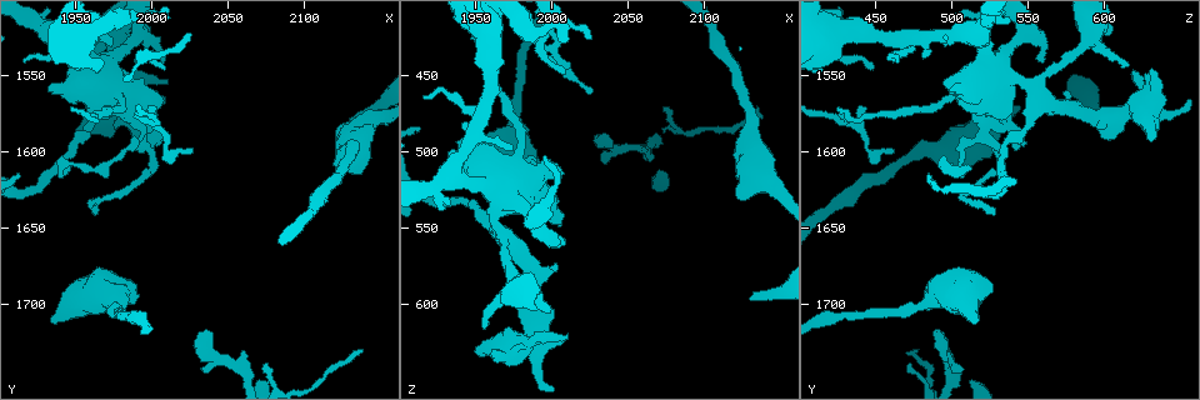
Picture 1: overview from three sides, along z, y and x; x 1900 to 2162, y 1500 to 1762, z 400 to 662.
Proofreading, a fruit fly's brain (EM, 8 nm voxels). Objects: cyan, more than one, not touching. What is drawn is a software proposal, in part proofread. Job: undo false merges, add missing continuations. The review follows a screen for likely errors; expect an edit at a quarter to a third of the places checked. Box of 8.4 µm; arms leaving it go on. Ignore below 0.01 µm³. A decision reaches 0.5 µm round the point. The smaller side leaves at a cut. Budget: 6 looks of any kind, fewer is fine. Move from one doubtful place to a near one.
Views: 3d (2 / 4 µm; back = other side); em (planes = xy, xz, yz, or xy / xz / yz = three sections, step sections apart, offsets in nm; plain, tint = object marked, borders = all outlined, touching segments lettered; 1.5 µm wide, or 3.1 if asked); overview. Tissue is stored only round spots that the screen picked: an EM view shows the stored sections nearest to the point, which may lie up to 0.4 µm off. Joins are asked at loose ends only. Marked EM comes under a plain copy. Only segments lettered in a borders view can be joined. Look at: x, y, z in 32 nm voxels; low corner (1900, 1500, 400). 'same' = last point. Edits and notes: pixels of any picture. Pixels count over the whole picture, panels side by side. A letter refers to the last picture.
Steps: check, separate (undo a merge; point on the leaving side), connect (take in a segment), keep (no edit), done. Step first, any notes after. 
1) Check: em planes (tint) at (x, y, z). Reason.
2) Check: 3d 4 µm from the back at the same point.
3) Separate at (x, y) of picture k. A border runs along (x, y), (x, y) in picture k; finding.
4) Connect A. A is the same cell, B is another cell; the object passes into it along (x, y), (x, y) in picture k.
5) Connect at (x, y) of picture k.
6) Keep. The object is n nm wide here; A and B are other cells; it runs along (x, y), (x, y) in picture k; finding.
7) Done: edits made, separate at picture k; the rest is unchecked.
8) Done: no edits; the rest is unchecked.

Check: em planes (borders) at (1990, 1524, 544). Sharp bend.

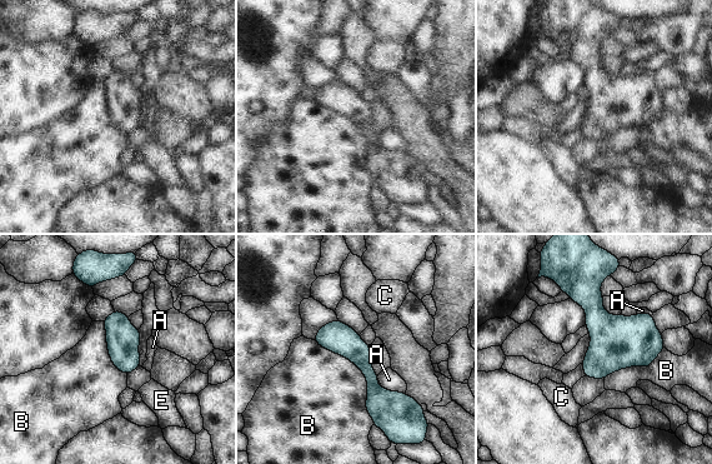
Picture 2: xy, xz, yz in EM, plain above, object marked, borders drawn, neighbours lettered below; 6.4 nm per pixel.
Keep. A, B, C and E are other cells; a border runs along (314, 340), (360, 369), (374, 424) in picture 2; all the same cell.

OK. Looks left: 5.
Check: 3d 2 µm from the back at (2008, 1546, 448). Tapers out.

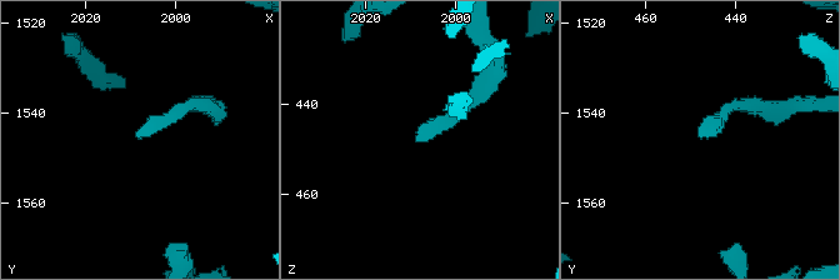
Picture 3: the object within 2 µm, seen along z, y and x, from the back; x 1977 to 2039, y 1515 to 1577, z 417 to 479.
Check: em yz step 8 (tint) at (2009, 1546, 447). Shape alone is not enough.

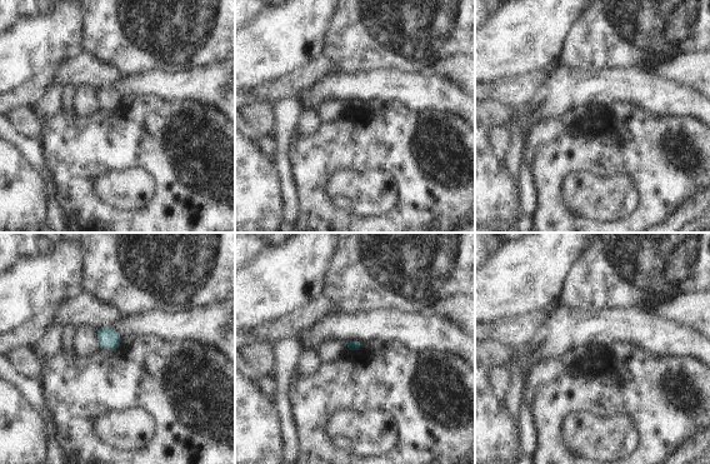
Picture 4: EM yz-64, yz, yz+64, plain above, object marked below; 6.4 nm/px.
Check: em yz step 8 (borders) at the same point.

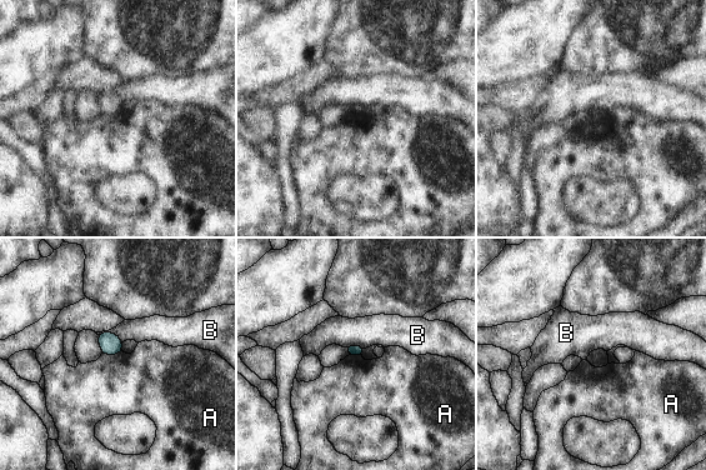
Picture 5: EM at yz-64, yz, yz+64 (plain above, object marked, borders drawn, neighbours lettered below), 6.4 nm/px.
Keep. A and B are other cells; a border runs along (121, 350), (115, 354), (103, 354) in picture 5; no lettered segment goes on from it.

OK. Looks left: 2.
Check: em planes (borders) at (2130, 1578, 596). Free end.

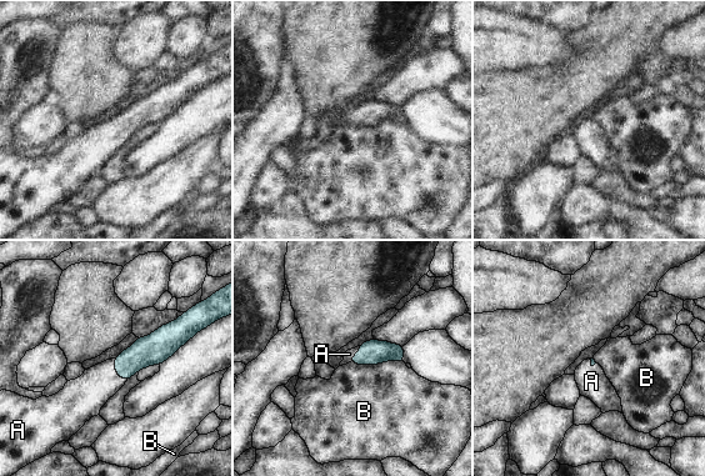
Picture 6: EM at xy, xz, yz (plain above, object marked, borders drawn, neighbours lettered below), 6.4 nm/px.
Connect A. The longest contact is with B, 340 nm; A is the same cell, B is another cell; the object passes into it along (145, 351), (115, 371), (85, 396) in picture 6; it goes on there.

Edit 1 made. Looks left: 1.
Done: edits made, connect at picture 6; the rest is unchecked.

